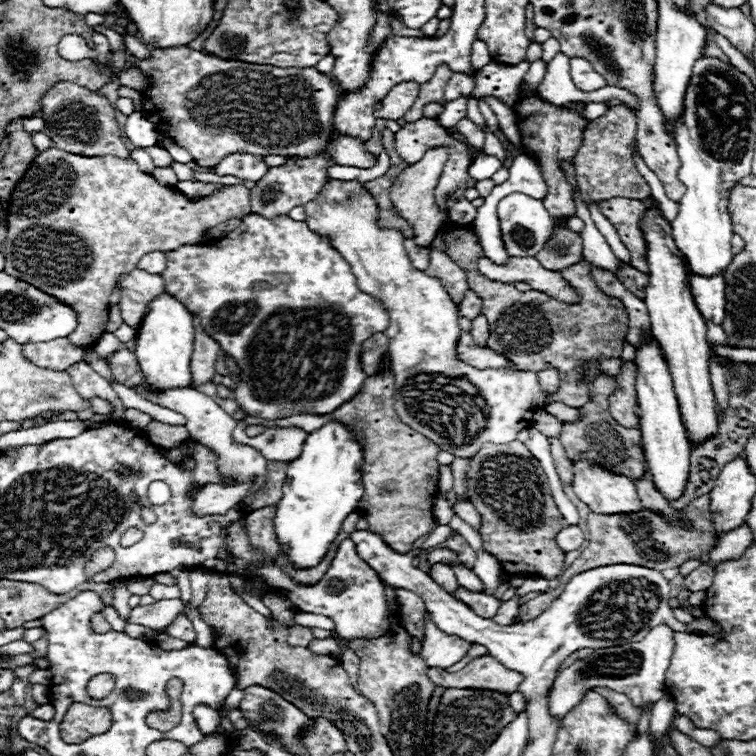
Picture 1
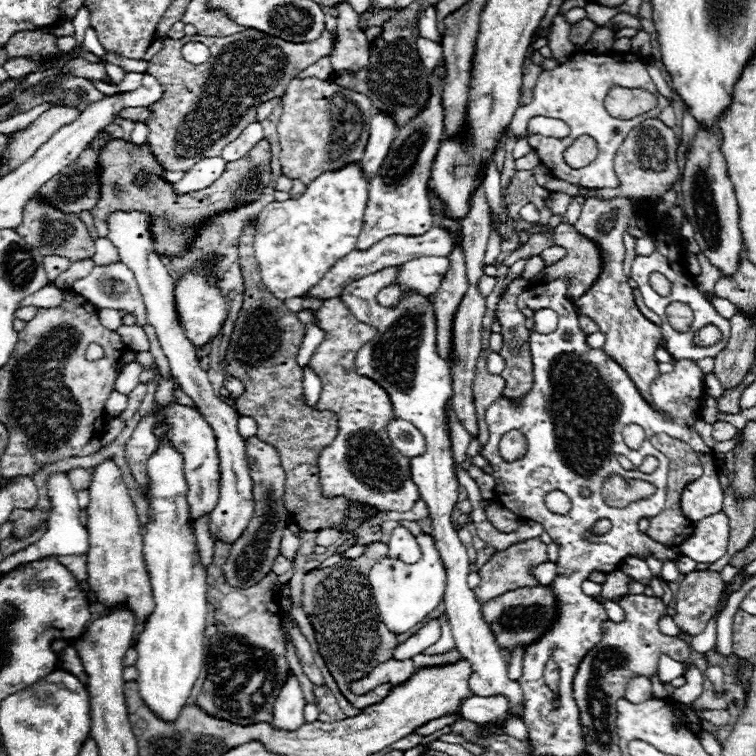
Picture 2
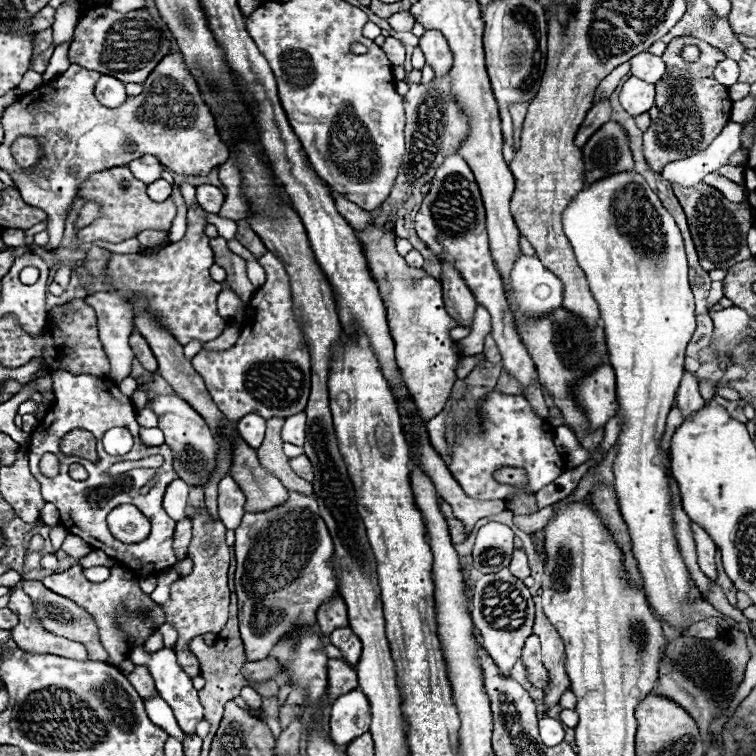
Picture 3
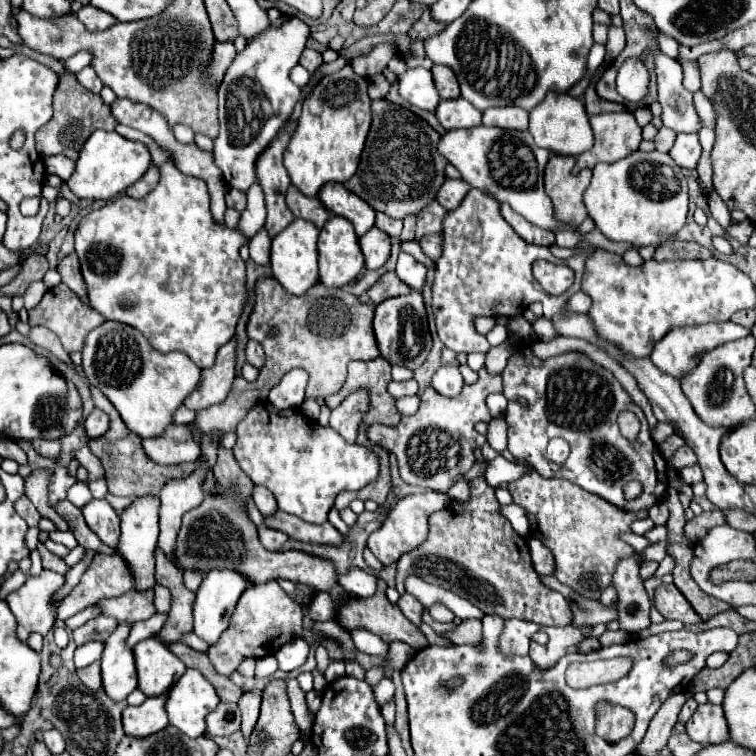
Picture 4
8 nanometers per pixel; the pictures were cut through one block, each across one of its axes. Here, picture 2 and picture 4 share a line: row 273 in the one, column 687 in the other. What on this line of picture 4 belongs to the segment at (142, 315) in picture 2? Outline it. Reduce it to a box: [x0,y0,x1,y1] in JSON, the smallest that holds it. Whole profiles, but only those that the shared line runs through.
[642,50,700,132]

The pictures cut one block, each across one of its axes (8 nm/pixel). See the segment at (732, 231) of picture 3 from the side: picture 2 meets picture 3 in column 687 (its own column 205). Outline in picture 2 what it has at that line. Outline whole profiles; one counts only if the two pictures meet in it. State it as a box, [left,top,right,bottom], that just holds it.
[90,140,272,254]

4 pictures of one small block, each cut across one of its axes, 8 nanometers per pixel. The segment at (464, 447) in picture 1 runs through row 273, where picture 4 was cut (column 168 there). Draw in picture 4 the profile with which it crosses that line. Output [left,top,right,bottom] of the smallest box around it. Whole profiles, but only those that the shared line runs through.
[82,320,202,438]

